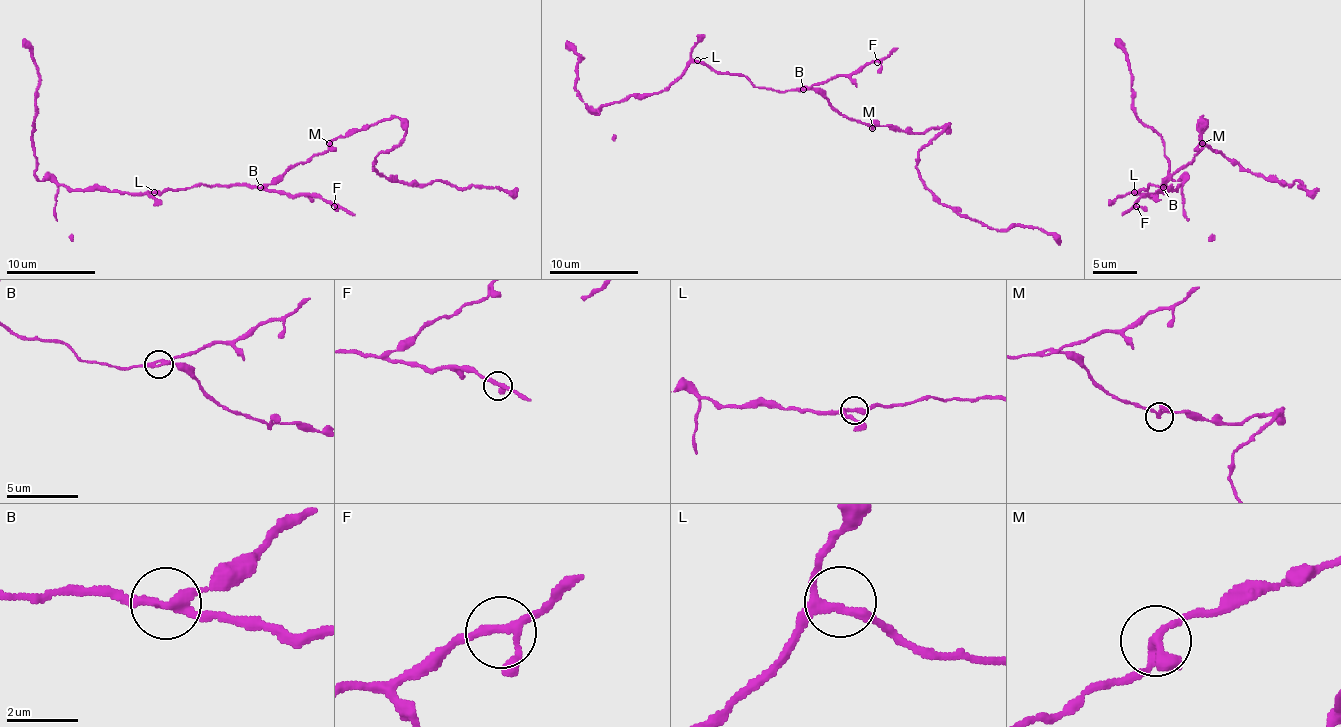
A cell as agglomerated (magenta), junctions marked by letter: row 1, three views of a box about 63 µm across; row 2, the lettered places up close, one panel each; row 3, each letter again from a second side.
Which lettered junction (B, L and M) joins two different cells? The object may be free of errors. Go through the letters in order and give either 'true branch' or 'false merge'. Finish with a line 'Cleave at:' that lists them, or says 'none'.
B: false merge
L: true branch
M: true branch
Cleave at: B

